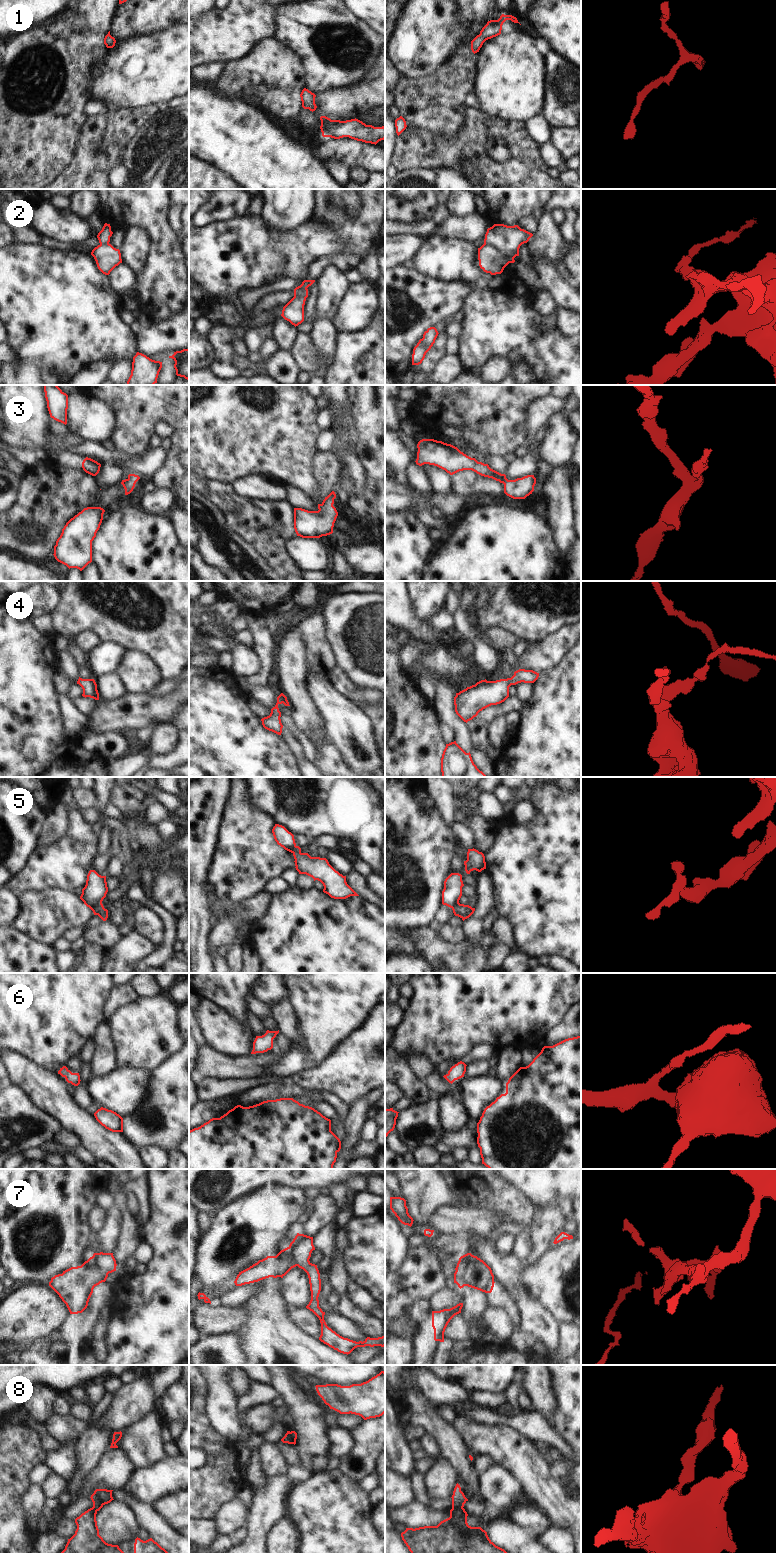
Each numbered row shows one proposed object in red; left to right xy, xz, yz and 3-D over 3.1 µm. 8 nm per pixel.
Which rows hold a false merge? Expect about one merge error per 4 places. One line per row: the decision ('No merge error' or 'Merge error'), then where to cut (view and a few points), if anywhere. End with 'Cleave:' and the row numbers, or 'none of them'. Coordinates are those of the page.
1: No merge error. No split
2: Merge error. Split along yz (484, 243), (495, 247), (510, 262)
3: No merge error. No split
4: No merge error. No split
5: Merge error. Split along xy (101, 902), (93, 912)
6: No merge error. No split
7: Merge error. Split along xy (92, 1256), (95, 1263), (108, 1273)
8: Merge error. Split along xz (289, 1432), (292, 1443)
Cleave: 2, 5, 7, 8.

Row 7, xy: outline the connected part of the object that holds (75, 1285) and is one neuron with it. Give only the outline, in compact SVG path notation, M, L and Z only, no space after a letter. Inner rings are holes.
M92 1256L81 1266L52 1277L49 1286L66 1304L70 1314L78 1314L87 1308L94 1287L105 1282L108 1274L97 1266Z

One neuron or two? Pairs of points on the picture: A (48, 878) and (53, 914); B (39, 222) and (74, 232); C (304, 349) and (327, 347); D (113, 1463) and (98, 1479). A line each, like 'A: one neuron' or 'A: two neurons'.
A: two neurons
B: one neuron
C: two neurons
D: one neuron

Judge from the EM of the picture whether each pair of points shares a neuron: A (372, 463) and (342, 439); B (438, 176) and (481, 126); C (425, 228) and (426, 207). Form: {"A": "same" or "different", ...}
{"A": "different", "B": "different", "C": "different"}

